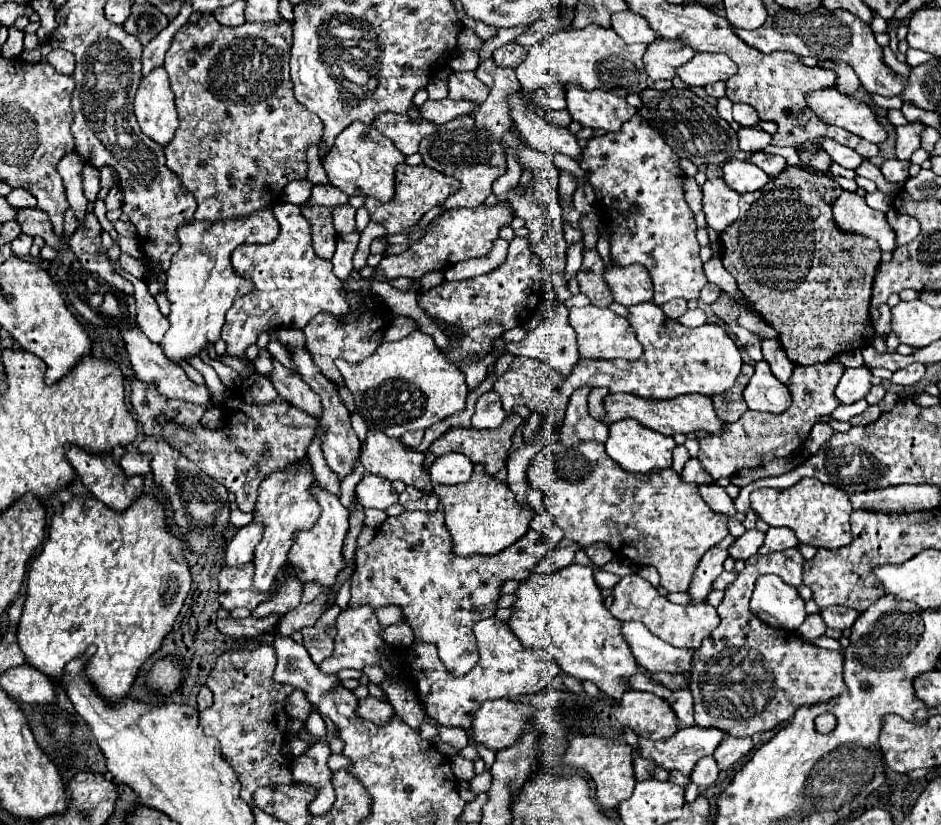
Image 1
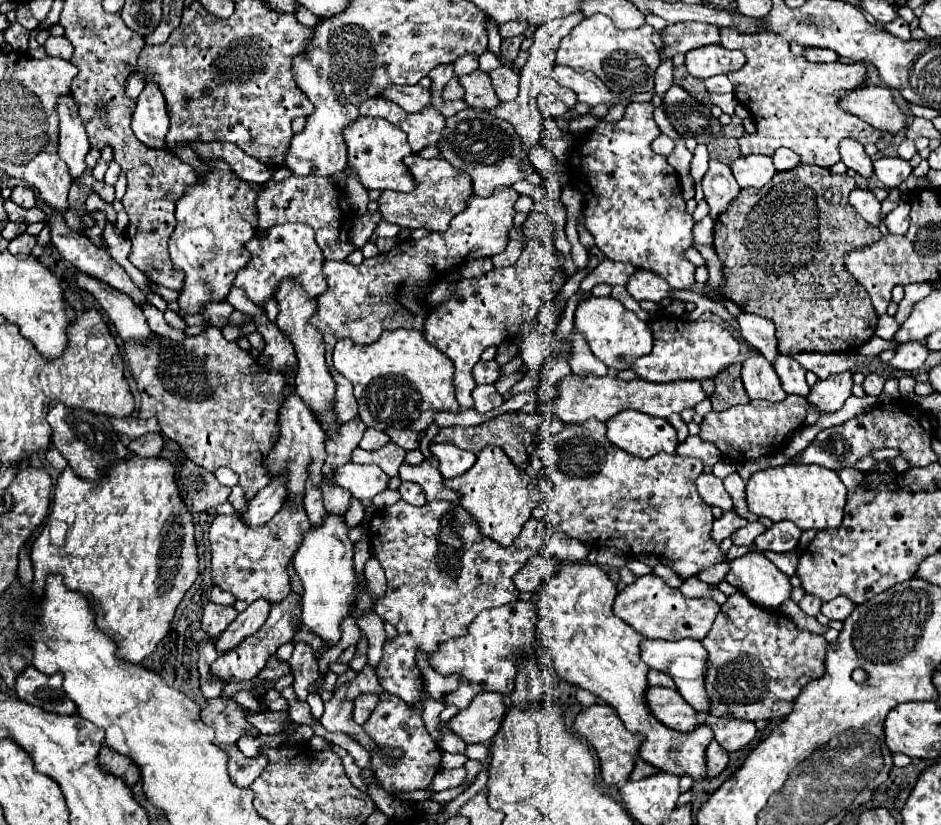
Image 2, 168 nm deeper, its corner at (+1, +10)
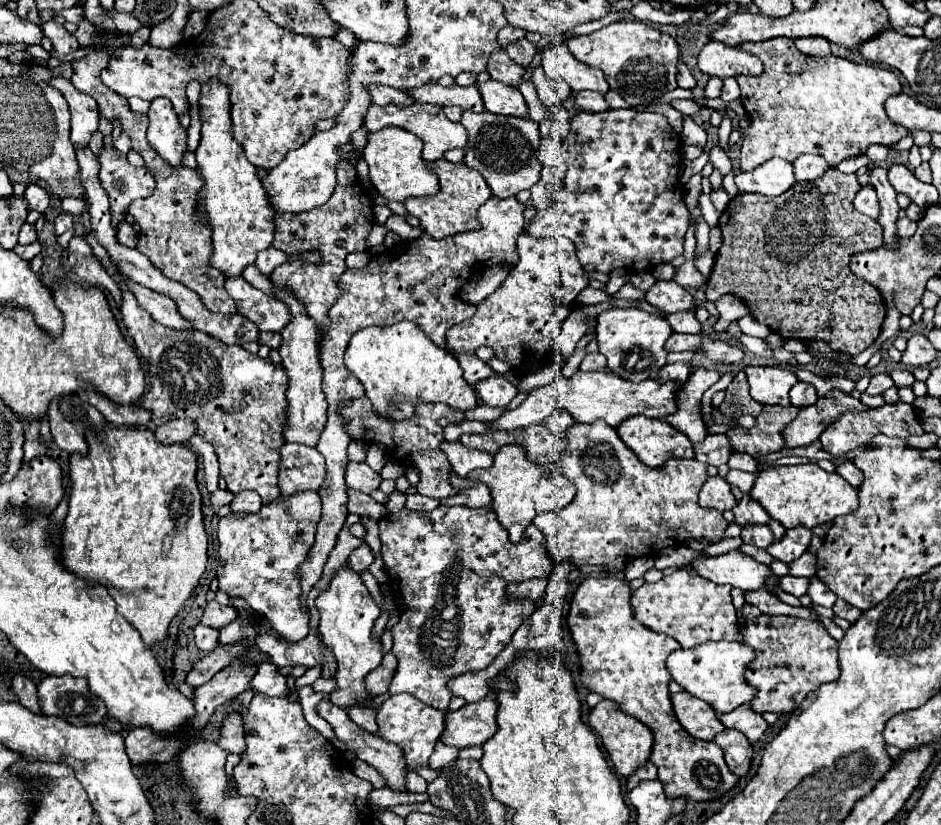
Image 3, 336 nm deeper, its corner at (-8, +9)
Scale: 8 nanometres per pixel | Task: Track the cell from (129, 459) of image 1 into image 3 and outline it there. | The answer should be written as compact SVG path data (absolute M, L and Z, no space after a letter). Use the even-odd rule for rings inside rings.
M174 419L162 427L158 427L154 431L156 439L164 445L172 445L172 443L186 443L196 431L196 425L190 419Z

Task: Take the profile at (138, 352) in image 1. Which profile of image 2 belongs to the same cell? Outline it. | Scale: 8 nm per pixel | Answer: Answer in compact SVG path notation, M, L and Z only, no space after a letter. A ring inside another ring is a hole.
M77 272L75 280L83 290L91 292L99 300L99 304L103 306L103 310L107 312L109 320L113 322L117 334L123 340L131 340L131 338L141 340L141 338L155 336L149 330L143 312L137 310L137 306L133 306L133 300L127 294L123 294L115 288L109 288L105 282L91 278L89 274L83 274L83 272Z

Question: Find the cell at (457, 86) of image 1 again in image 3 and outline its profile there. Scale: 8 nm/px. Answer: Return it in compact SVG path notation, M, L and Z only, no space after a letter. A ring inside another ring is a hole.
M486 81L478 83L478 91L484 101L484 109L496 115L514 115L514 117L526 117L528 107L524 103L522 93L516 87L510 87L500 81Z

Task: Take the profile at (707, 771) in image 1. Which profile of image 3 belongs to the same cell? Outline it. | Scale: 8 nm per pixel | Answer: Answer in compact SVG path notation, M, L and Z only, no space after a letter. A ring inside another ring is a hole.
M724 729L722 733L718 733L714 737L714 743L718 747L722 747L724 759L728 763L728 767L732 769L732 773L736 773L738 777L748 773L750 761L752 761L752 745L740 731Z

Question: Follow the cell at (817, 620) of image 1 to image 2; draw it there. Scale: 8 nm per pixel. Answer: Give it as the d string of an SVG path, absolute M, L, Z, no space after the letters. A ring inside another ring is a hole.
M805 594L803 600L799 602L799 606L801 606L801 610L805 614L811 614L811 616L817 616L821 612L821 600L815 598L815 596L811 596L811 594Z

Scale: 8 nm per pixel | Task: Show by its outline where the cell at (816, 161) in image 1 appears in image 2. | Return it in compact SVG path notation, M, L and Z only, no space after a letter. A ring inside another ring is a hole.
M723 28L721 44L725 48L737 48L747 56L747 62L741 70L728 74L735 88L737 102L749 110L755 122L755 134L743 134L739 138L739 148L743 156L773 156L777 148L785 146L797 152L803 164L831 168L841 160L839 142L843 138L853 138L859 144L871 142L879 150L885 150L891 144L893 134L873 130L873 126L841 110L839 106L839 100L845 98L849 90L865 86L867 70L863 64L807 62L805 58L791 54L785 38L773 32L741 34L735 28Z

